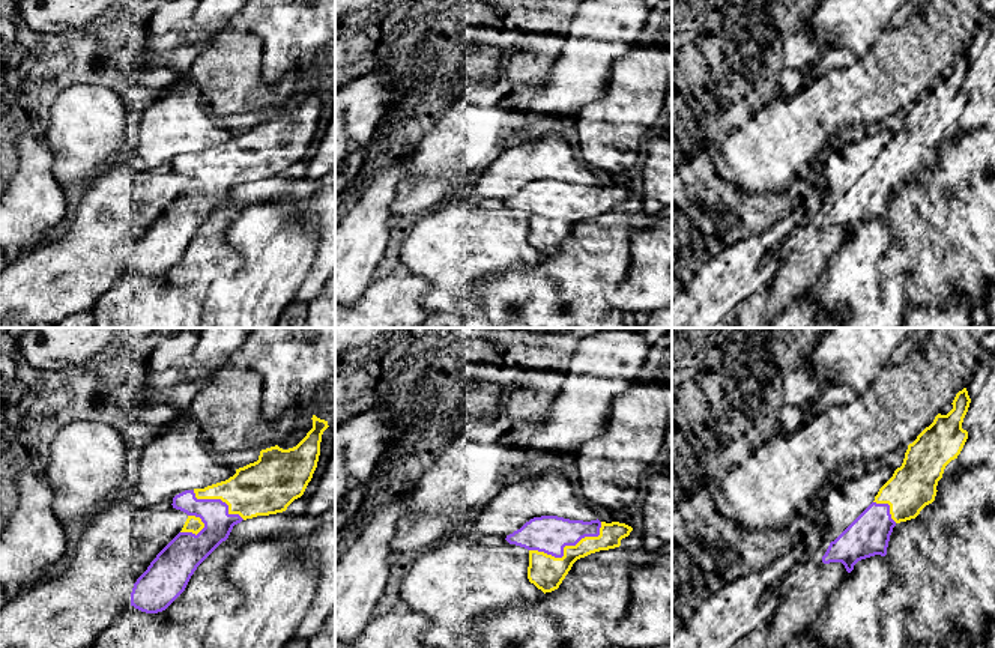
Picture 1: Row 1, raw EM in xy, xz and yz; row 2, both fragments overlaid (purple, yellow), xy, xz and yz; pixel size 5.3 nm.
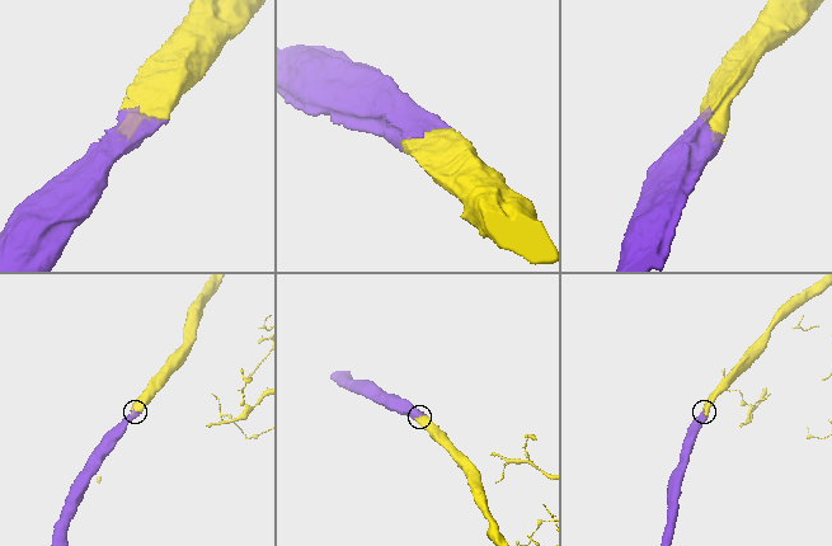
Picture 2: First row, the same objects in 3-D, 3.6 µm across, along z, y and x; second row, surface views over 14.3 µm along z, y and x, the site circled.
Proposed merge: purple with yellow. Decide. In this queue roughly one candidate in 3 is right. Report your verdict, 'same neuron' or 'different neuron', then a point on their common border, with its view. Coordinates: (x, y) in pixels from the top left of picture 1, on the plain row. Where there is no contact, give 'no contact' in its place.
same neuron; contact xz (567, 208)

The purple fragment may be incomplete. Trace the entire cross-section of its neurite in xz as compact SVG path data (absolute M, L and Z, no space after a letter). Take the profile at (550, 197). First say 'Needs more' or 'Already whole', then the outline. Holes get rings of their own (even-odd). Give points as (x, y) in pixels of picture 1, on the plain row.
Needs more. M541 179L526 185L505 203L529 213L528 242L546 257L559 251L577 223L619 210L631 194L631 189L619 185Z

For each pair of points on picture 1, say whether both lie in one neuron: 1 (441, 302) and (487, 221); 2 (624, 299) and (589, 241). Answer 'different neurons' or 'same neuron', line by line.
1: same neuron
2: different neurons

